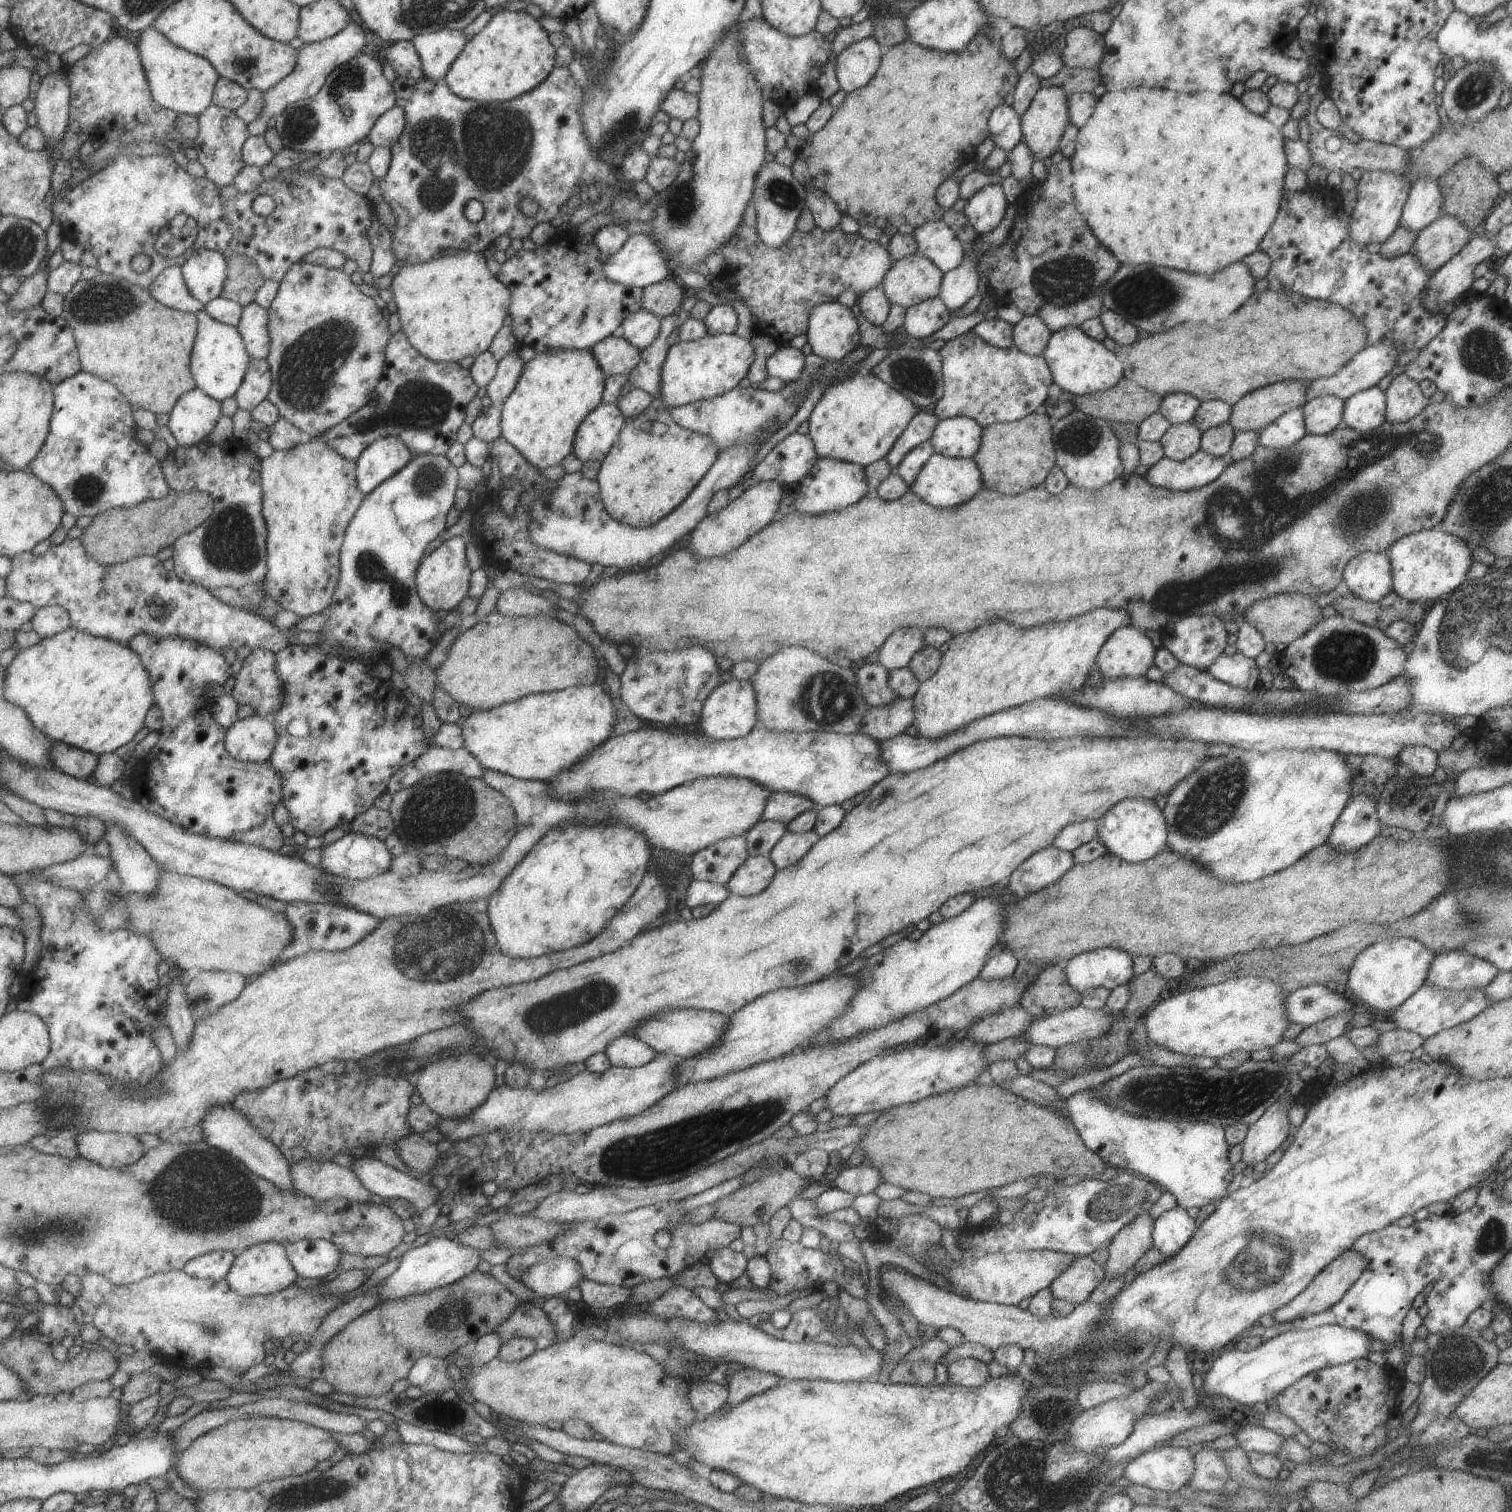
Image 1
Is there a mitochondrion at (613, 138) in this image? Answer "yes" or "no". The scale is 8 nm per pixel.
yes

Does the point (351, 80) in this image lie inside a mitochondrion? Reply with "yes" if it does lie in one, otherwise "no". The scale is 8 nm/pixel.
yes

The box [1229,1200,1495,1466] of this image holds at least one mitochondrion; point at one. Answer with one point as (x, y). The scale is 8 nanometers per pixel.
(1457, 1359)

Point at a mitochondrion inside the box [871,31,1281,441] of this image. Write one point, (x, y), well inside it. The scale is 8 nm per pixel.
(1064, 281)

